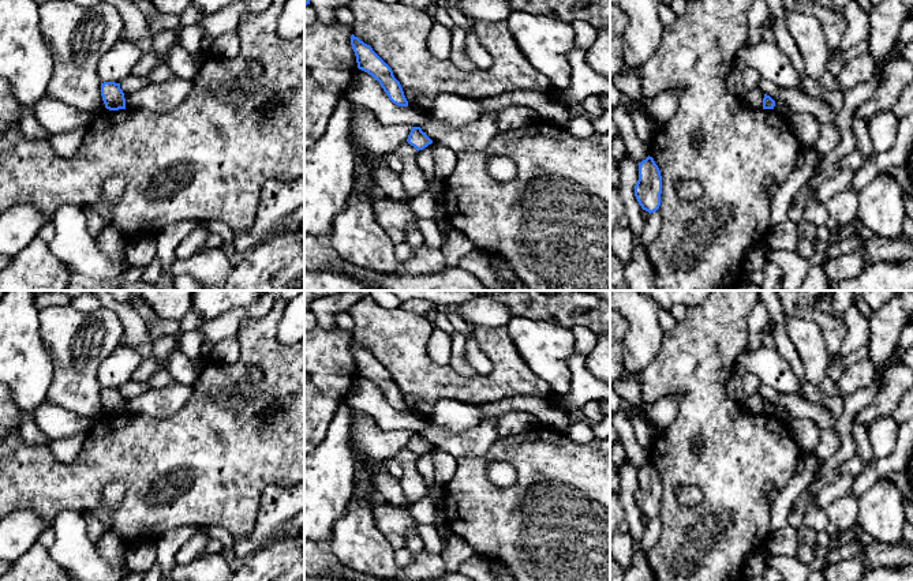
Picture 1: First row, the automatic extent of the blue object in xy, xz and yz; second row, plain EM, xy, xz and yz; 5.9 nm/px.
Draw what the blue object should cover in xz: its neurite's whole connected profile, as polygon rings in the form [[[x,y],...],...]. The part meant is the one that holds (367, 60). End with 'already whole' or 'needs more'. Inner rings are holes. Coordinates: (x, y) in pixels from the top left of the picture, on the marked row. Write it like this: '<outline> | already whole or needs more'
[[[353,34],[351,35],[351,45],[356,56],[358,68],[378,80],[393,104],[408,106],[403,87],[394,78],[392,68],[373,50],[373,48]]] | already whole

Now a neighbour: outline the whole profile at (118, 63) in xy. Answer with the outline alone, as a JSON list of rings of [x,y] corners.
[[[120,38],[97,64],[100,82],[120,83],[126,78],[131,76],[134,67],[143,55],[145,52],[135,44]]]

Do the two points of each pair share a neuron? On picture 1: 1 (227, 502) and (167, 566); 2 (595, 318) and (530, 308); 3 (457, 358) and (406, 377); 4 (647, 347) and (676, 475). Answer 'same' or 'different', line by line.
1: different
2: same
3: different
4: different

